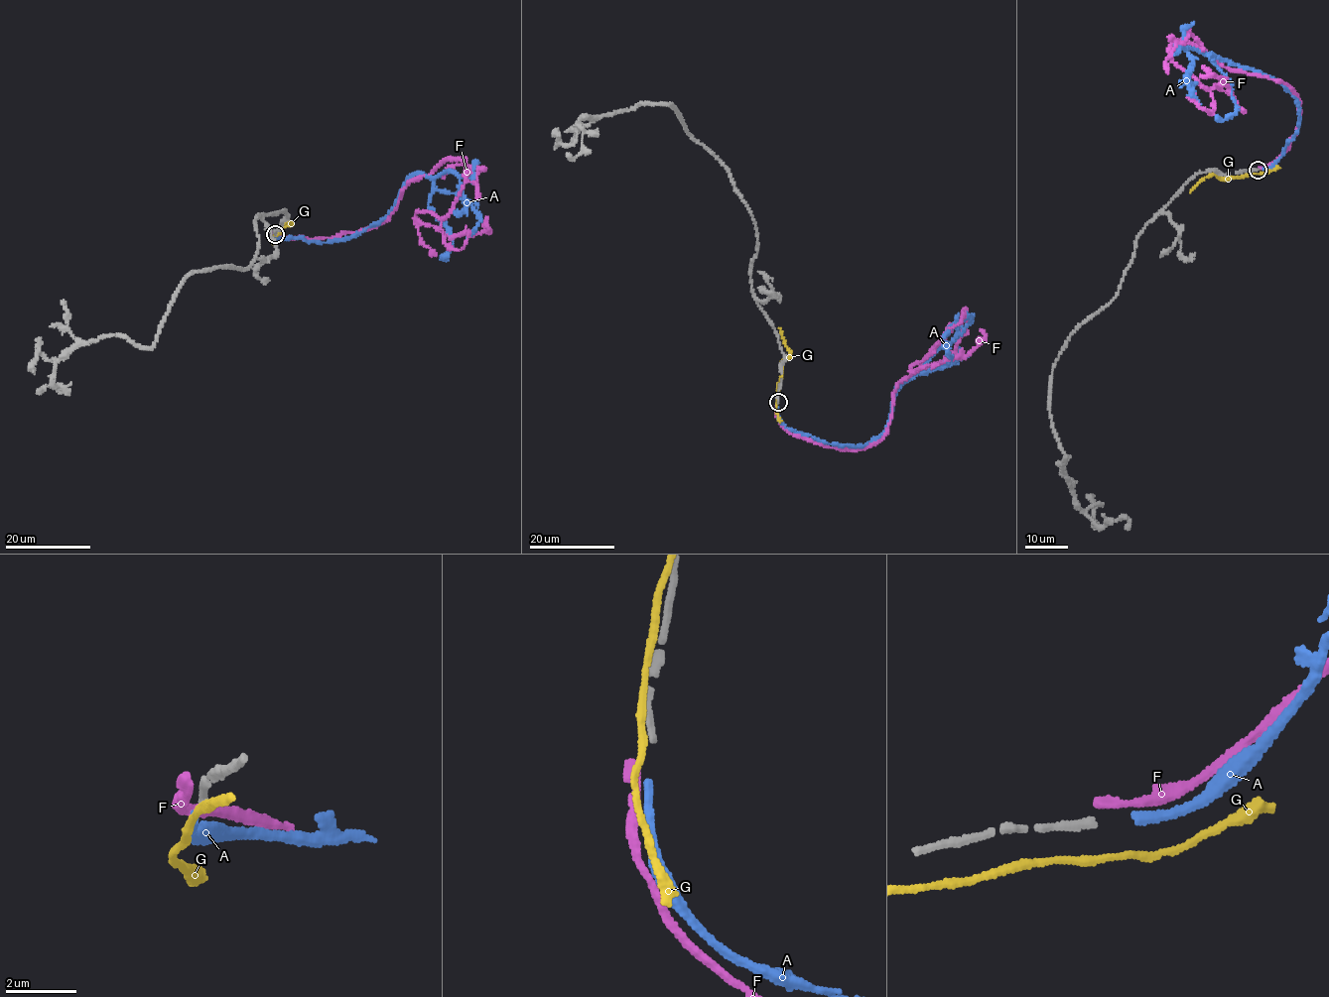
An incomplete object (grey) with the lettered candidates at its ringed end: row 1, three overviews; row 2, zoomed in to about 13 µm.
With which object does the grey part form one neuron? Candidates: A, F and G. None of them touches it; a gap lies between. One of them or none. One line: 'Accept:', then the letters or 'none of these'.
Accept: none of these

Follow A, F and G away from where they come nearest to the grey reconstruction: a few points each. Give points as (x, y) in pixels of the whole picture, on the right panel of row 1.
A: (1262, 169), (1297, 130), (1295, 98), (1277, 80), (1193, 48), (1185, 50), (1192, 59), (1187, 85), (1200, 104)
F: (1258, 168), (1285, 150), (1297, 95), (1172, 41), (1173, 61), (1231, 90), (1200, 76)
G: (1258, 173), (1220, 179), (1210, 174), (1190, 192)

